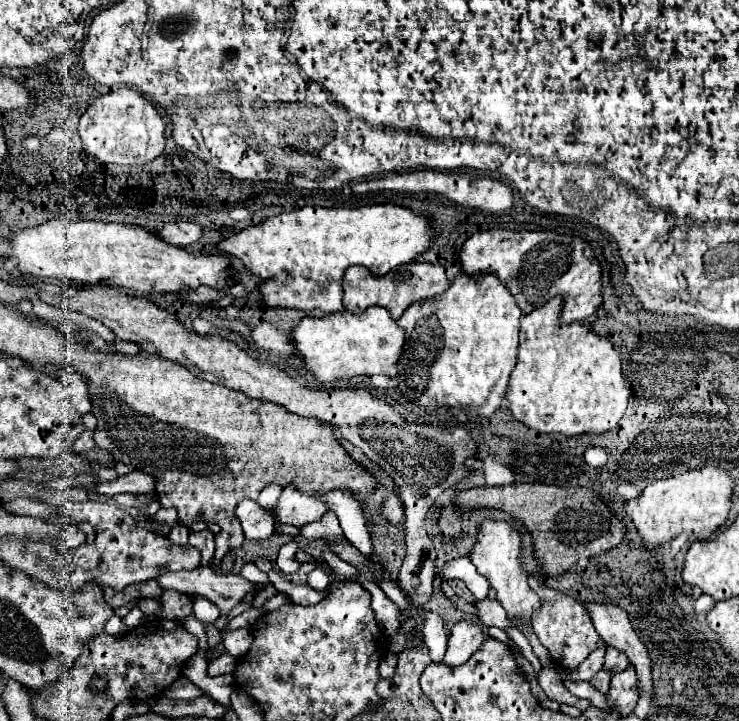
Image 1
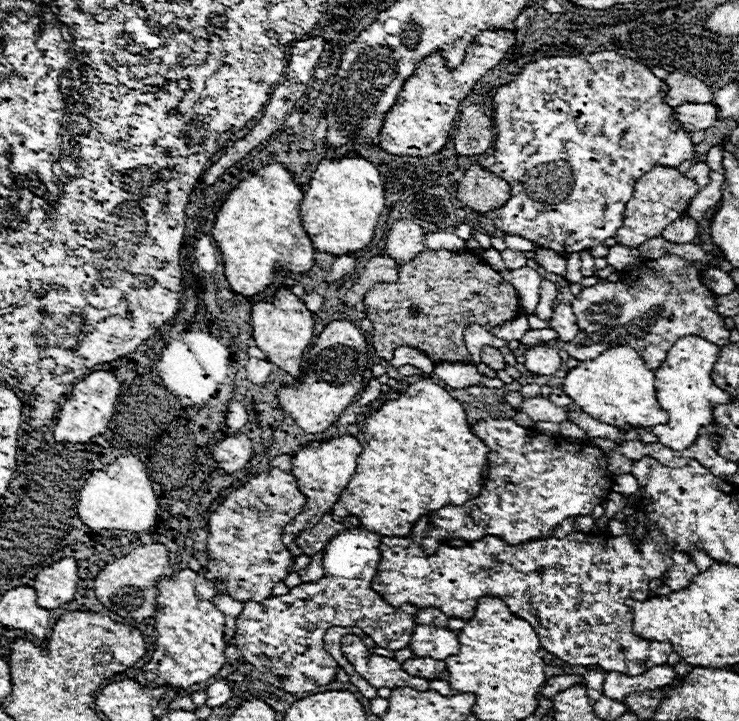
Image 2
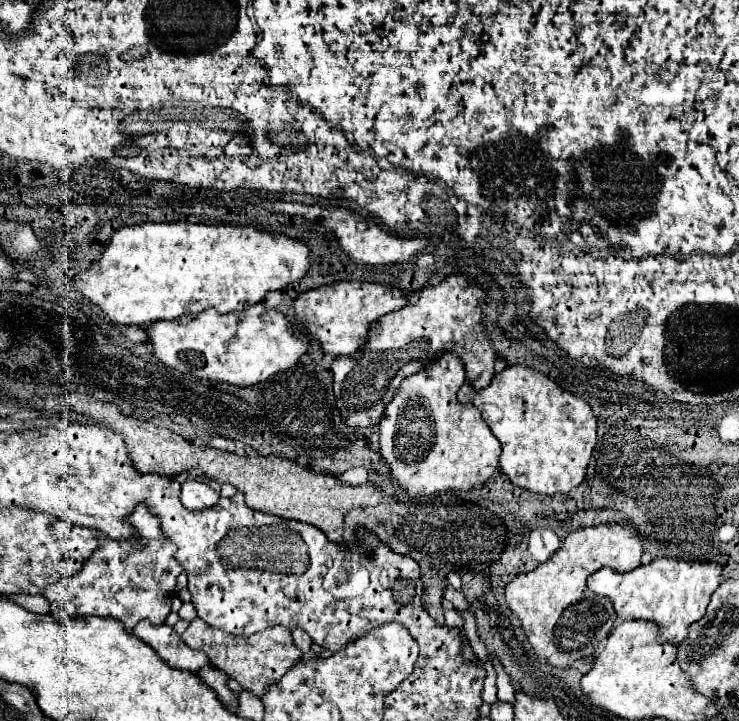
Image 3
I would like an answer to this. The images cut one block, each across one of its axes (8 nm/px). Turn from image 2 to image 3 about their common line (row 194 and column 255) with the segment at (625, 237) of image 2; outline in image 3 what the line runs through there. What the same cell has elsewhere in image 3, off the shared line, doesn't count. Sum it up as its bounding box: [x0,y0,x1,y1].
[182,618,302,696]

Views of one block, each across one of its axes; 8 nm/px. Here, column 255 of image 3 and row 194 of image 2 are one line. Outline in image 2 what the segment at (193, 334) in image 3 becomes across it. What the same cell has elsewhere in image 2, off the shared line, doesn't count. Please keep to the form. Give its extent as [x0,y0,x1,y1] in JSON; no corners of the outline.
[300,156,384,256]

